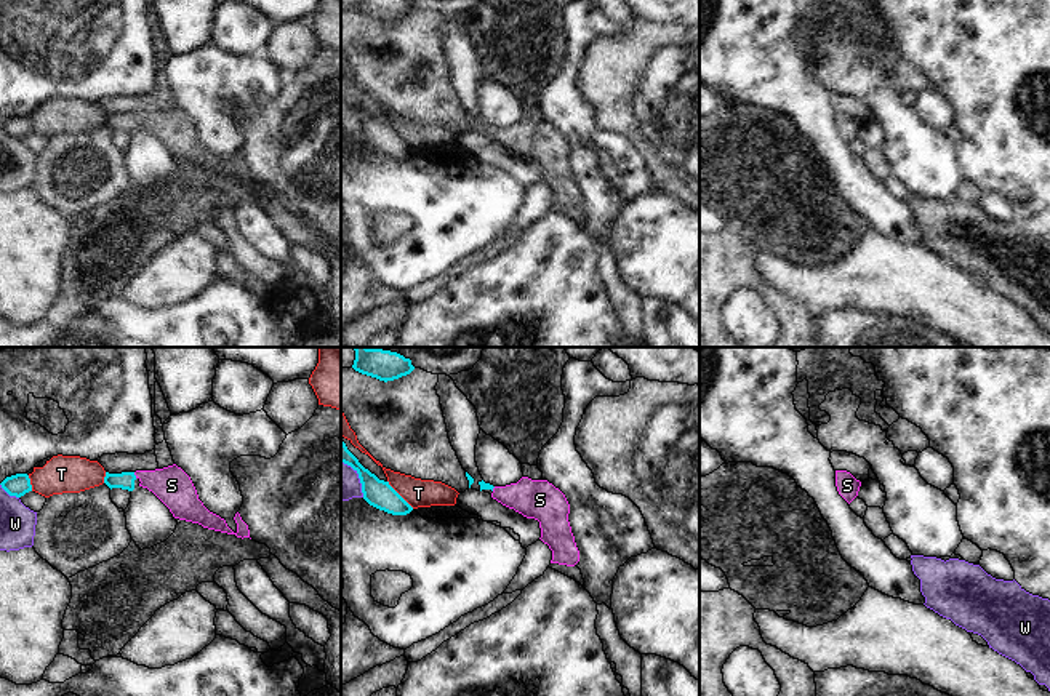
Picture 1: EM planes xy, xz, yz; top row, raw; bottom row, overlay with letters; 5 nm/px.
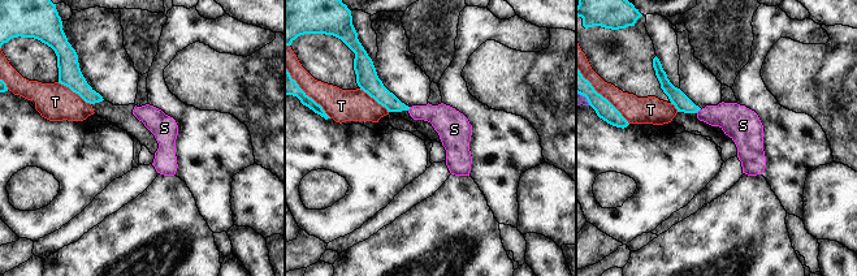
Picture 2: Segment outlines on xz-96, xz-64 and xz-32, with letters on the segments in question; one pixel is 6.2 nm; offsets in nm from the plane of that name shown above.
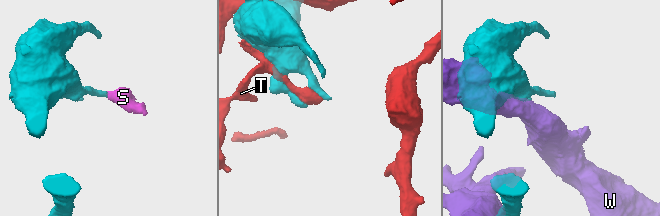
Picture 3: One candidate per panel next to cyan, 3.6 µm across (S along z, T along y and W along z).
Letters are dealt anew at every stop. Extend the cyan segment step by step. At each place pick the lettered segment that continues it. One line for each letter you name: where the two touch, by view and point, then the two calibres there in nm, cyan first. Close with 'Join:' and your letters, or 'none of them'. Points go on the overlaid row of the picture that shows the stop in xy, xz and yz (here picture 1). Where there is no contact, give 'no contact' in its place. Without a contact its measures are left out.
S: meets cyan in xy at (135, 476); 90 nm thick on the cyan side, 190 nm on the other
Join: S

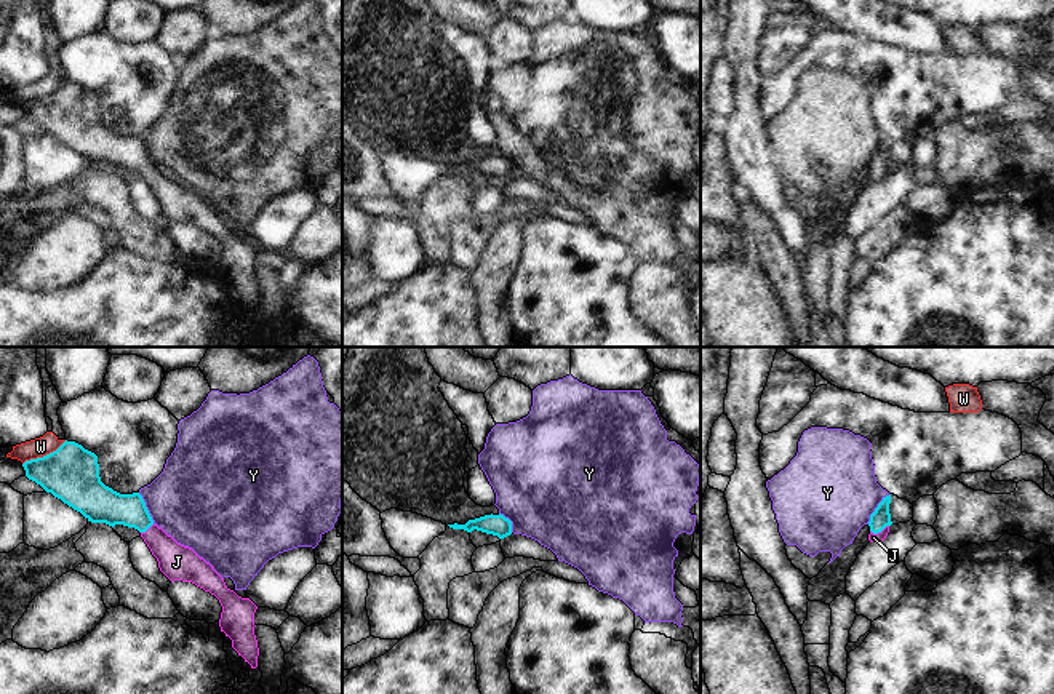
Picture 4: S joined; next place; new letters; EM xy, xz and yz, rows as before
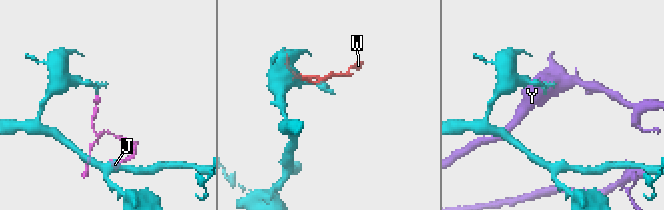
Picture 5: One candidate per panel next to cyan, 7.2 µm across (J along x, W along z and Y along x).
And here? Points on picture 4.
J: meets cyan in yz at (878, 531); 100 nm thick on the cyan side, 50 nm on the other
Join: J

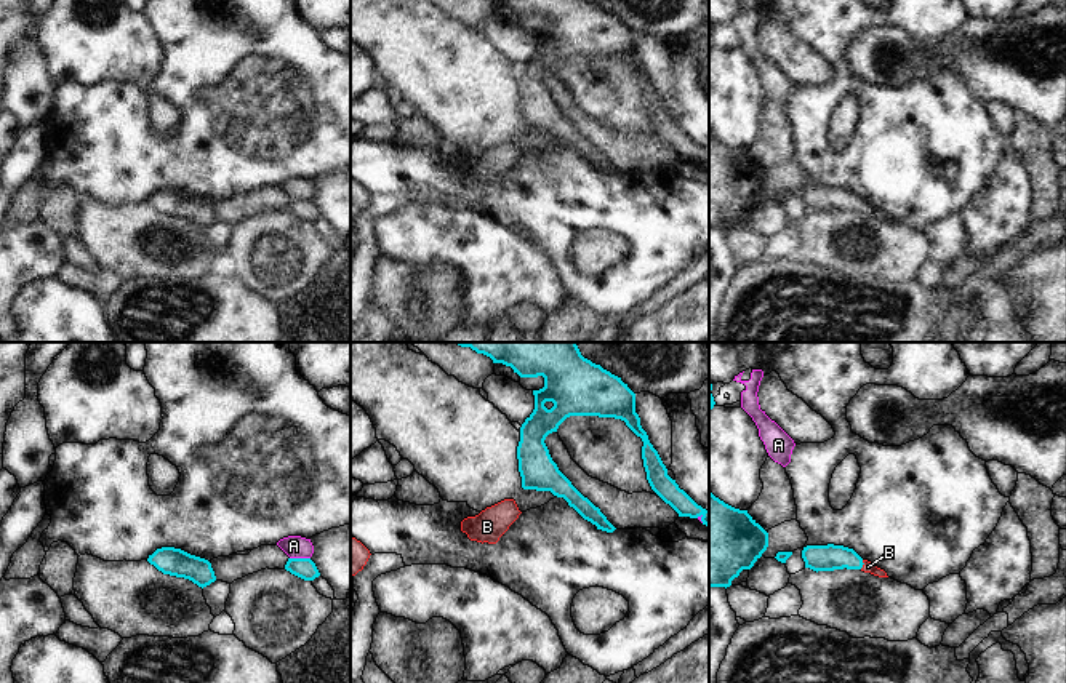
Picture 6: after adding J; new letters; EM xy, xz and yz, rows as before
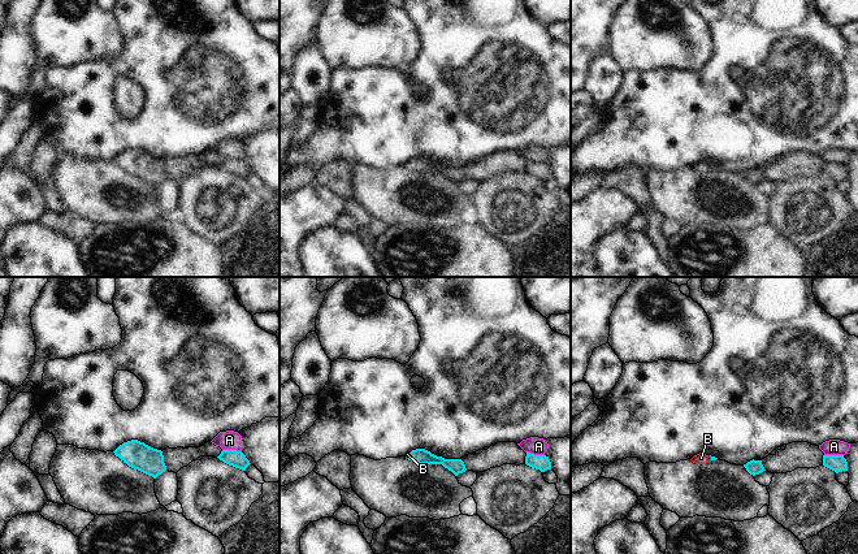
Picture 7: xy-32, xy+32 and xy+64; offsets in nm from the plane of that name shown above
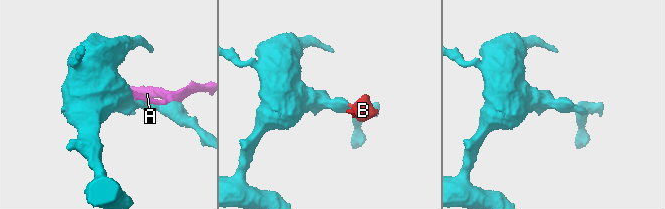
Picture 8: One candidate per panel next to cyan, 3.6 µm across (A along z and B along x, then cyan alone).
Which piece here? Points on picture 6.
B: meets cyan in yz at (863, 563); 130 nm thick on the cyan side, 60 nm on the other
Join: B

